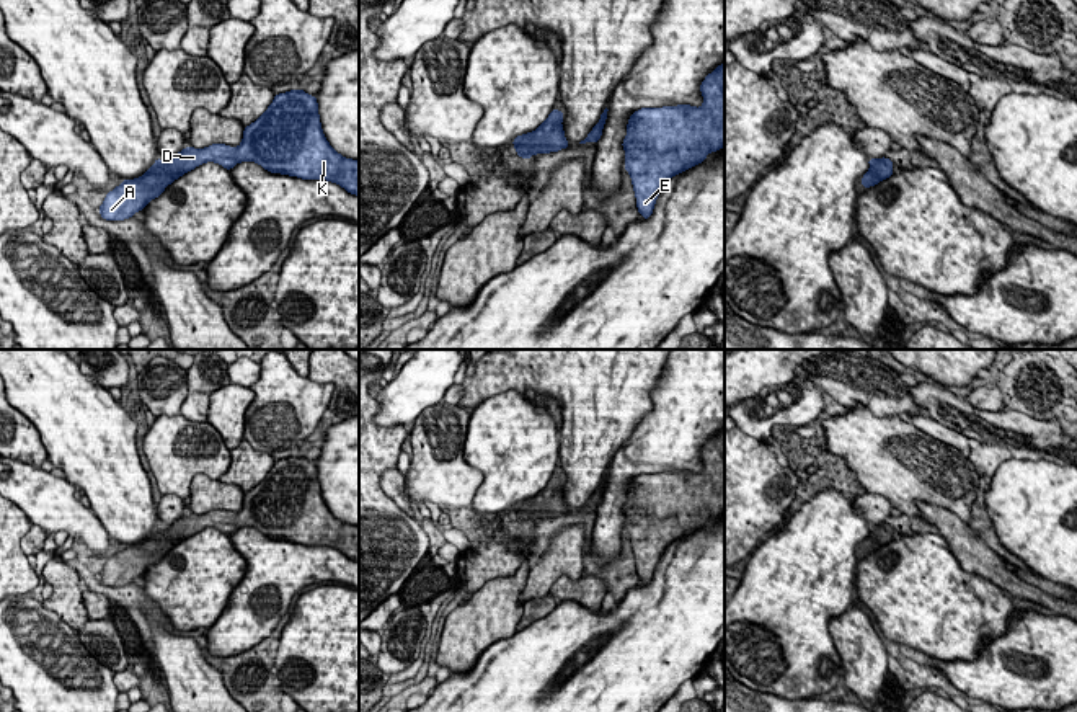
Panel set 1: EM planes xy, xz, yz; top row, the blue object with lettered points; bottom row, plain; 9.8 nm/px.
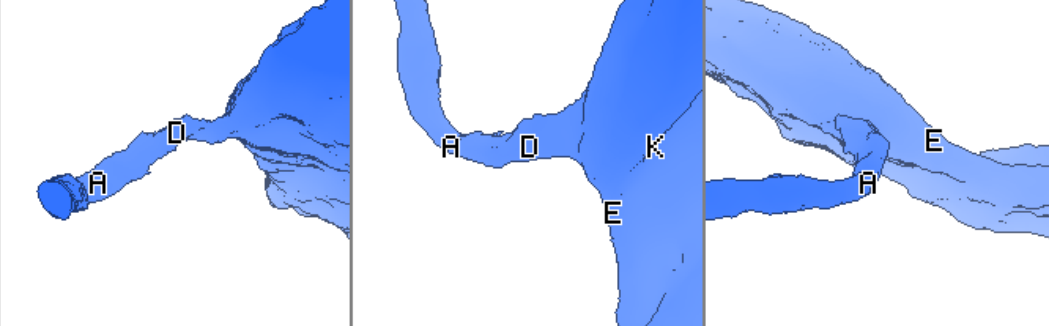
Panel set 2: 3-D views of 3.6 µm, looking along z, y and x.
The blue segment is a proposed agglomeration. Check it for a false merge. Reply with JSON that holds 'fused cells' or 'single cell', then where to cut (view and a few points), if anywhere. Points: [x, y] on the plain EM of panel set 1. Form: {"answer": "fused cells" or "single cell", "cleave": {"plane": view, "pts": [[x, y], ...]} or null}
{"answer": "single cell", "cleave": null}

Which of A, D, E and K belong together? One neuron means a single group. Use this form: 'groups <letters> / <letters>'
groups A D E K

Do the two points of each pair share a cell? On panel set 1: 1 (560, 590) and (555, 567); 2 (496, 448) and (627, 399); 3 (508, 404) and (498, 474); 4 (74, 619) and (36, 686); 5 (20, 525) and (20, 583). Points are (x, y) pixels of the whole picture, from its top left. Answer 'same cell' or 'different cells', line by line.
1: different cells
2: different cells
3: same cell
4: different cells
5: same cell

